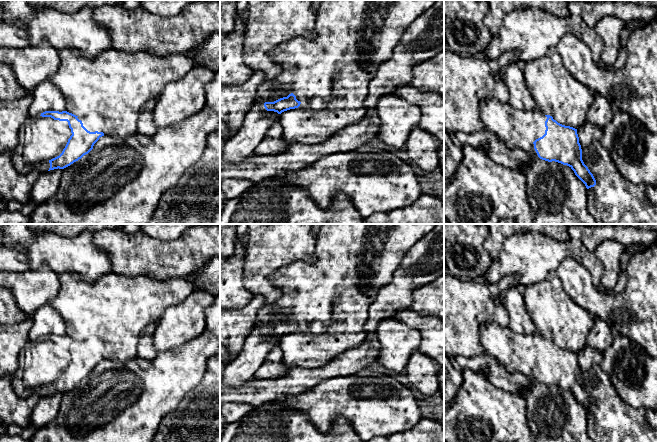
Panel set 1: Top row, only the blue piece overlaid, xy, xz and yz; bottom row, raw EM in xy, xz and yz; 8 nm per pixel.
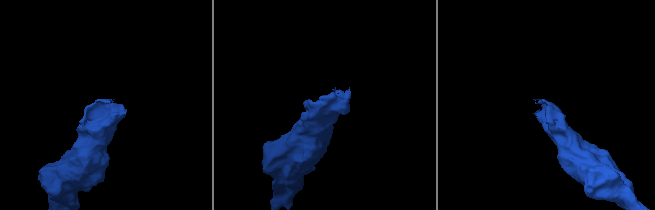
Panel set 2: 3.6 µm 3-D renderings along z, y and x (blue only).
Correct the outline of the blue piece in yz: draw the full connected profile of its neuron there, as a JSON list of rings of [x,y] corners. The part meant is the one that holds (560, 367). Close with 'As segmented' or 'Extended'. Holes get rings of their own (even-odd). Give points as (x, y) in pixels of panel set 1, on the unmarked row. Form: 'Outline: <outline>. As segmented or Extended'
Outline: [[[494,322],[480,326],[480,340],[485,353],[504,365],[509,372],[518,372],[529,380],[537,380],[548,386],[555,385],[569,390],[587,413],[596,409],[593,398],[582,384],[577,353],[562,349],[552,340],[544,339],[539,334],[516,333],[509,327],[500,326]]]. Extended

